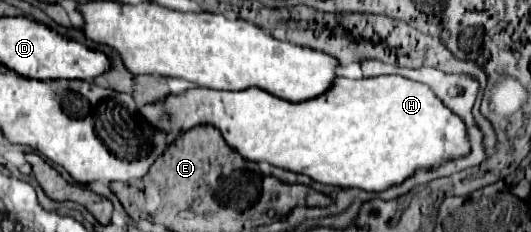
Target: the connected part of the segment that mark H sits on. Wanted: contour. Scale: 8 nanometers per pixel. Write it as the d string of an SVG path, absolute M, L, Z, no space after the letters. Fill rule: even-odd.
M382 75L370 79L336 77L330 89L314 99L288 103L258 87L244 91L214 91L192 87L182 93L170 93L164 101L154 101L138 109L140 117L154 129L178 137L196 125L214 125L224 141L248 161L268 161L294 173L304 173L318 183L334 187L358 187L364 191L384 191L408 179L418 167L436 167L442 161L456 159L470 151L466 127L438 97L422 83L400 75Z

